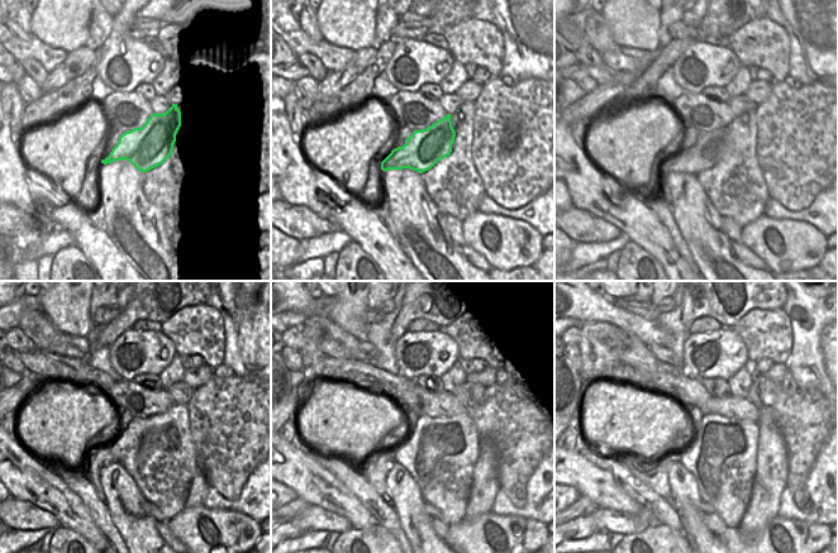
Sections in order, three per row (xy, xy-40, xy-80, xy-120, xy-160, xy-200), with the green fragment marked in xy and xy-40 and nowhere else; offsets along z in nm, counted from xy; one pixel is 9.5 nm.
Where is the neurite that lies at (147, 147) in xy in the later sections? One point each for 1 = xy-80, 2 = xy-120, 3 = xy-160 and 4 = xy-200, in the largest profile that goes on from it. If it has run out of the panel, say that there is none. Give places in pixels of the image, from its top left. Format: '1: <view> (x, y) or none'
1: xy-80 (706, 151)
2: xy-120 (104, 451)
3: xy-160 (375, 472)
4: xy-200 (656, 477)

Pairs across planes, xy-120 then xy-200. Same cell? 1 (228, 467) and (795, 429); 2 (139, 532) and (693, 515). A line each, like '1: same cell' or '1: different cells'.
1: same cell
2: same cell

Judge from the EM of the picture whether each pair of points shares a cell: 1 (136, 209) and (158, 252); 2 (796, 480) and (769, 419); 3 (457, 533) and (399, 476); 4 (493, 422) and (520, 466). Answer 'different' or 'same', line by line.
1: same
2: different
3: different
4: same

